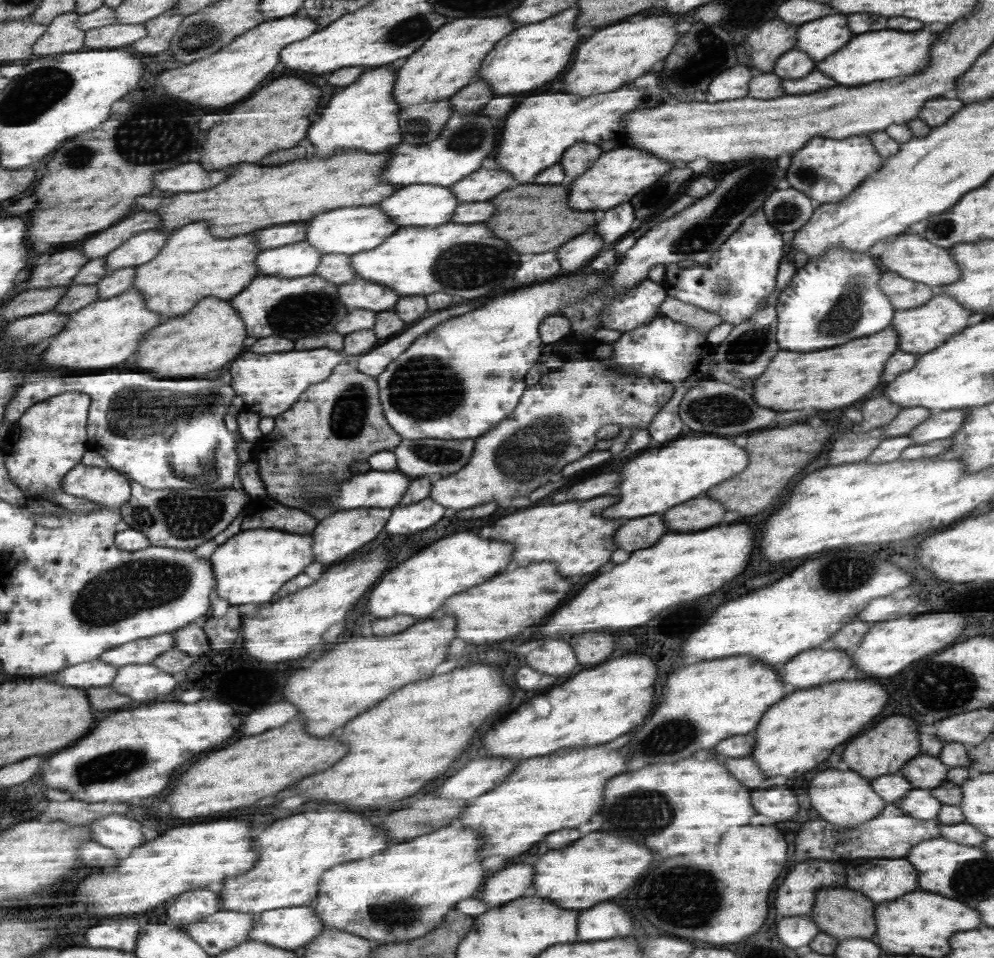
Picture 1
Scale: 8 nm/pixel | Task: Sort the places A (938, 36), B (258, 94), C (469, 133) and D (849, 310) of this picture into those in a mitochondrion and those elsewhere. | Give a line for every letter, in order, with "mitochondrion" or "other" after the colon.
A: other
B: other
C: mitochondrion
D: mitochondrion

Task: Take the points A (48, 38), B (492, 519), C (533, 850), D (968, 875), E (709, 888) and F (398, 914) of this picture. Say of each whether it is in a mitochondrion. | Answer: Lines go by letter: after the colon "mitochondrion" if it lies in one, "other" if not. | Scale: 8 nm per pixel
A: other
B: other
C: other
D: mitochondrion
E: mitochondrion
F: mitochondrion

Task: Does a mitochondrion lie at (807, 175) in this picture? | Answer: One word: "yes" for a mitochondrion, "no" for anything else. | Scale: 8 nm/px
yes

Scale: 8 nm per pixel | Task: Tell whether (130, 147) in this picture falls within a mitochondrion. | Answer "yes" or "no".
yes

